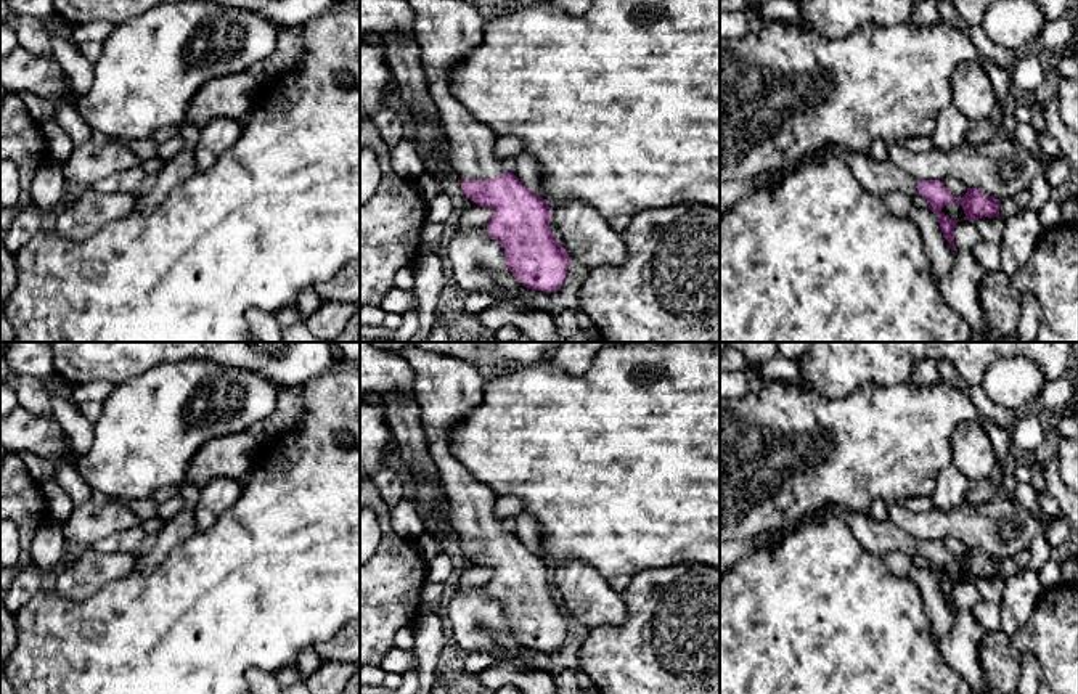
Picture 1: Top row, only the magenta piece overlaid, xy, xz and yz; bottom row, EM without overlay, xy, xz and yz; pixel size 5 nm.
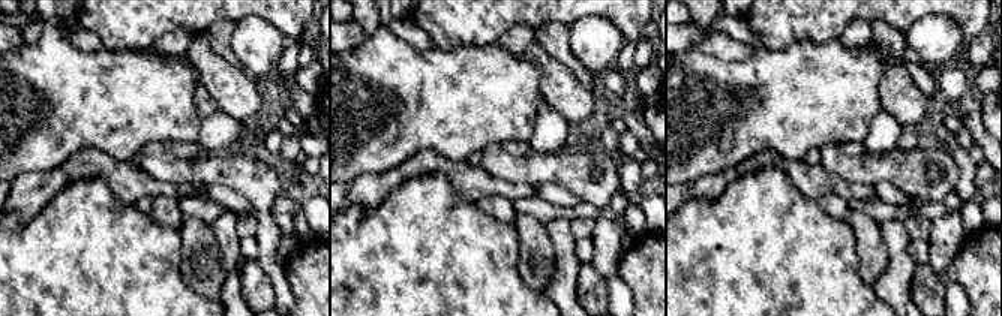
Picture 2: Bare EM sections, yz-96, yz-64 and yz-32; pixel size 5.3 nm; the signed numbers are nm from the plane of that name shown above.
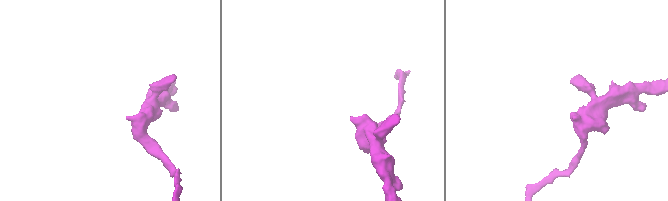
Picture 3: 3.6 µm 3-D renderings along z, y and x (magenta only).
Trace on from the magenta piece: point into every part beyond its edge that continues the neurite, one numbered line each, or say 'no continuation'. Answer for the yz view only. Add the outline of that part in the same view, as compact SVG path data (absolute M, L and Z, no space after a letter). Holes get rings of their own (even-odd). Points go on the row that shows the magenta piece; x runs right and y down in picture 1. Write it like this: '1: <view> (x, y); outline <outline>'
1: yz (879, 177); outline M834 148L832 151L847 164L853 177L866 191L879 198L884 198L890 191L903 191L909 198L919 194L919 180L893 165L888 159L876 161L869 154L851 154L840 148Z

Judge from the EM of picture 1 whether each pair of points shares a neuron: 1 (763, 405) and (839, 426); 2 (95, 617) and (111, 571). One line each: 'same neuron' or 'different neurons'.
1: same neuron
2: different neurons

